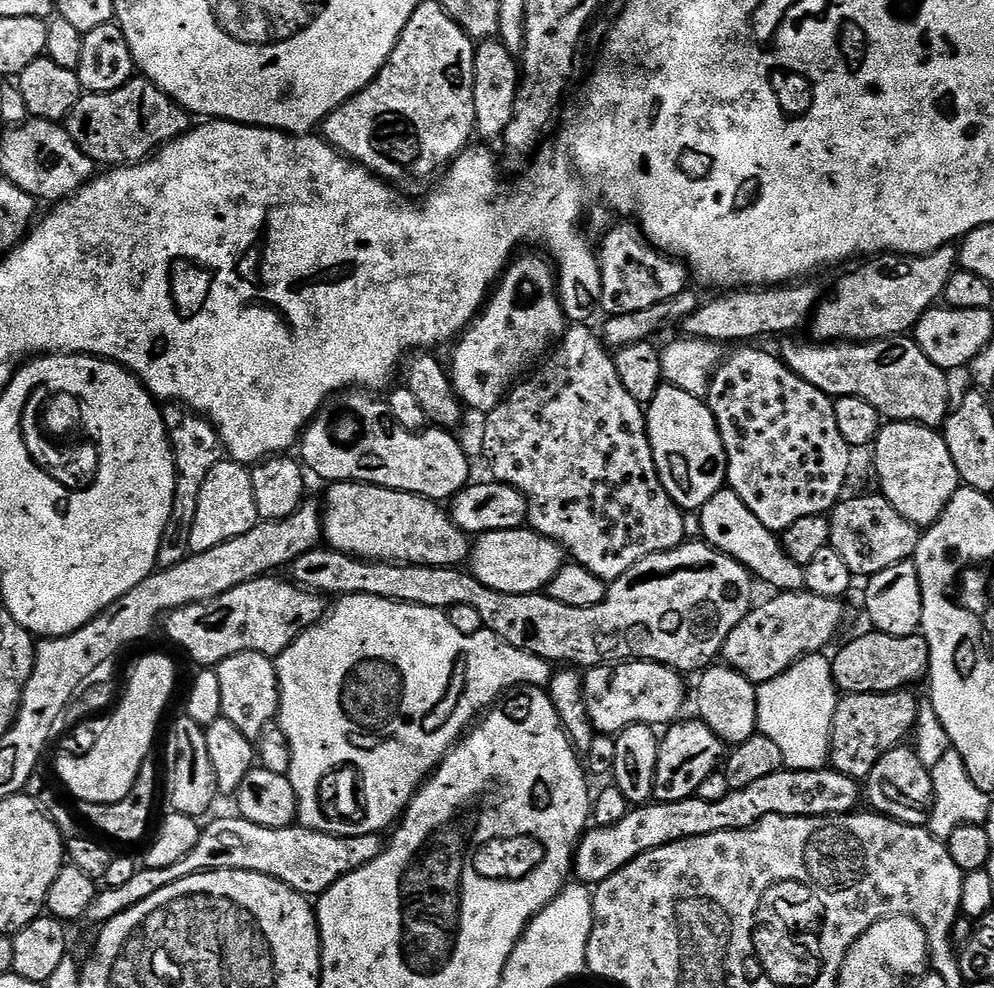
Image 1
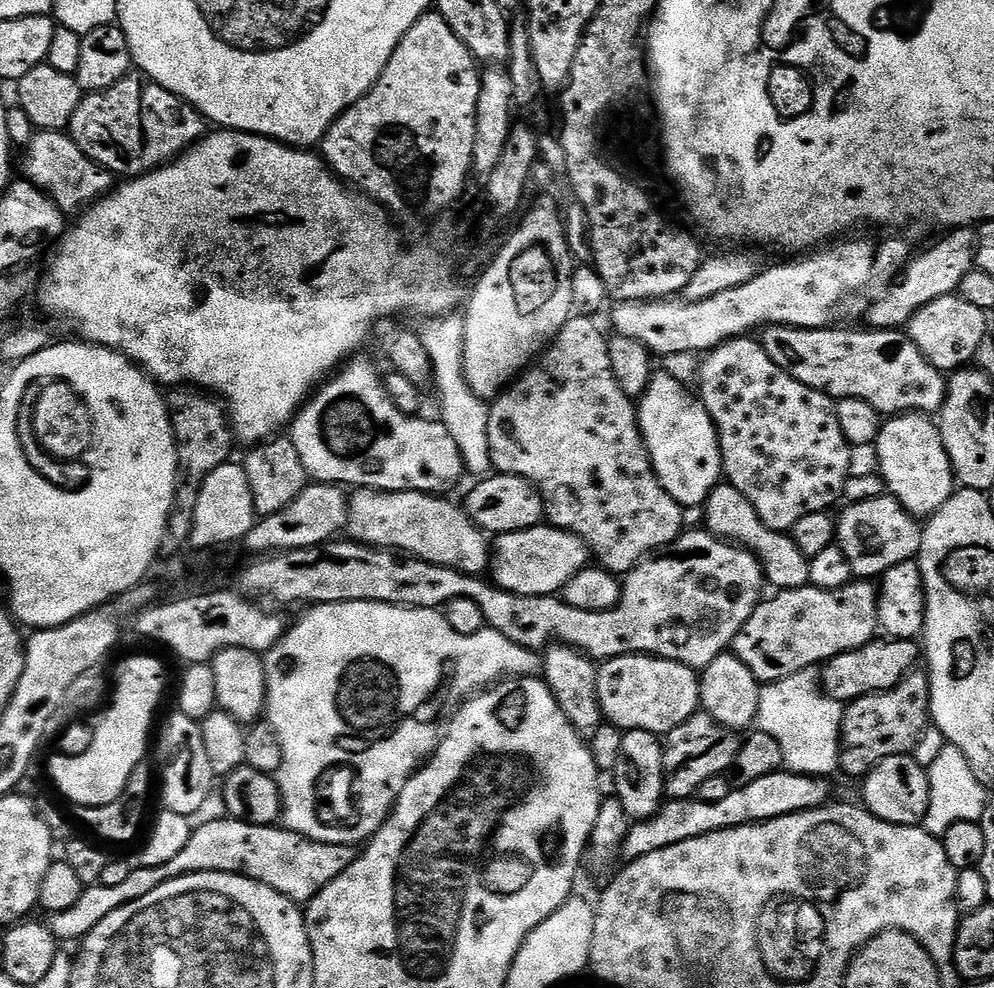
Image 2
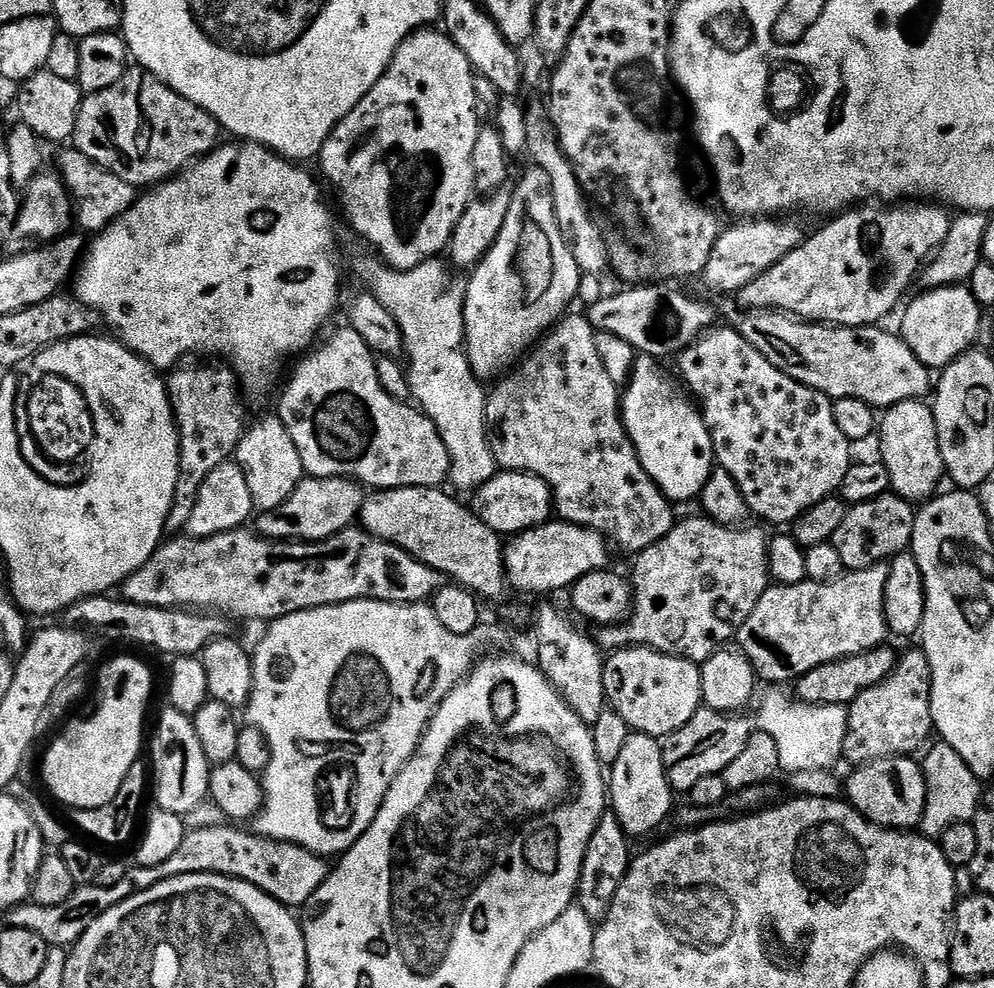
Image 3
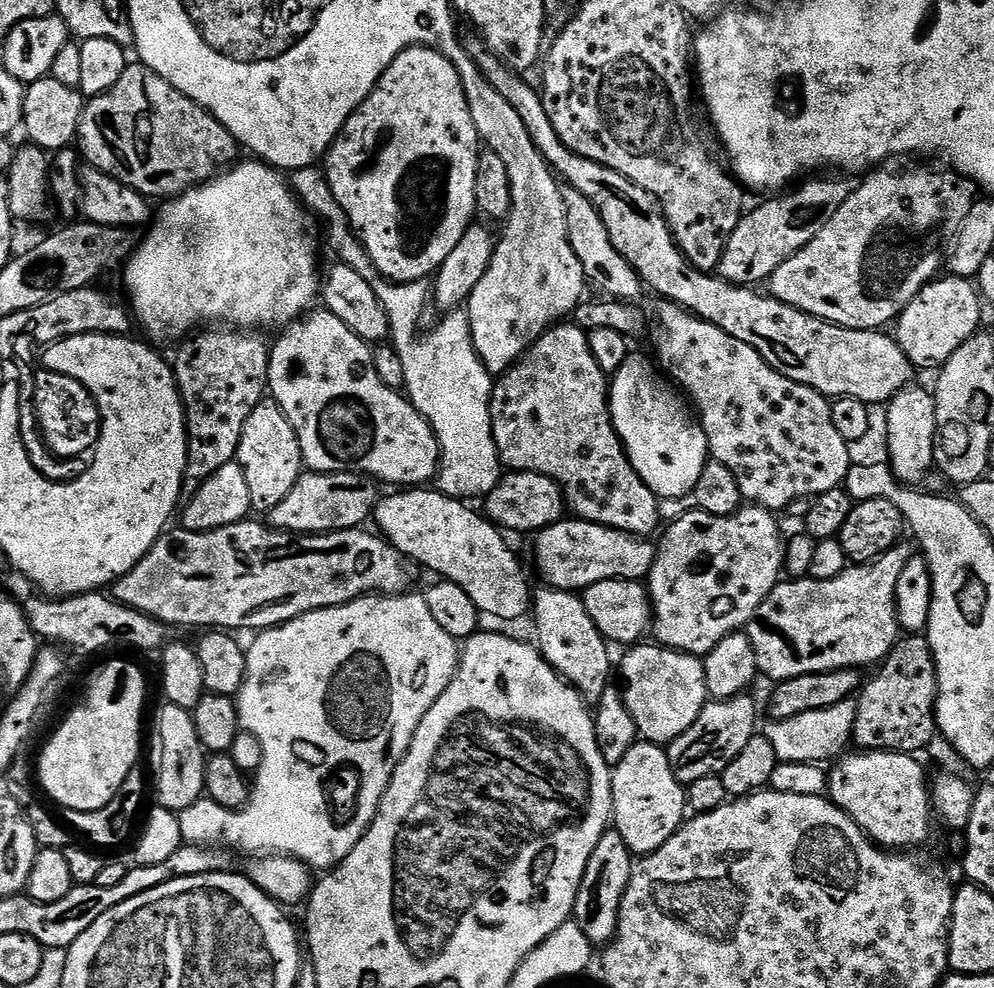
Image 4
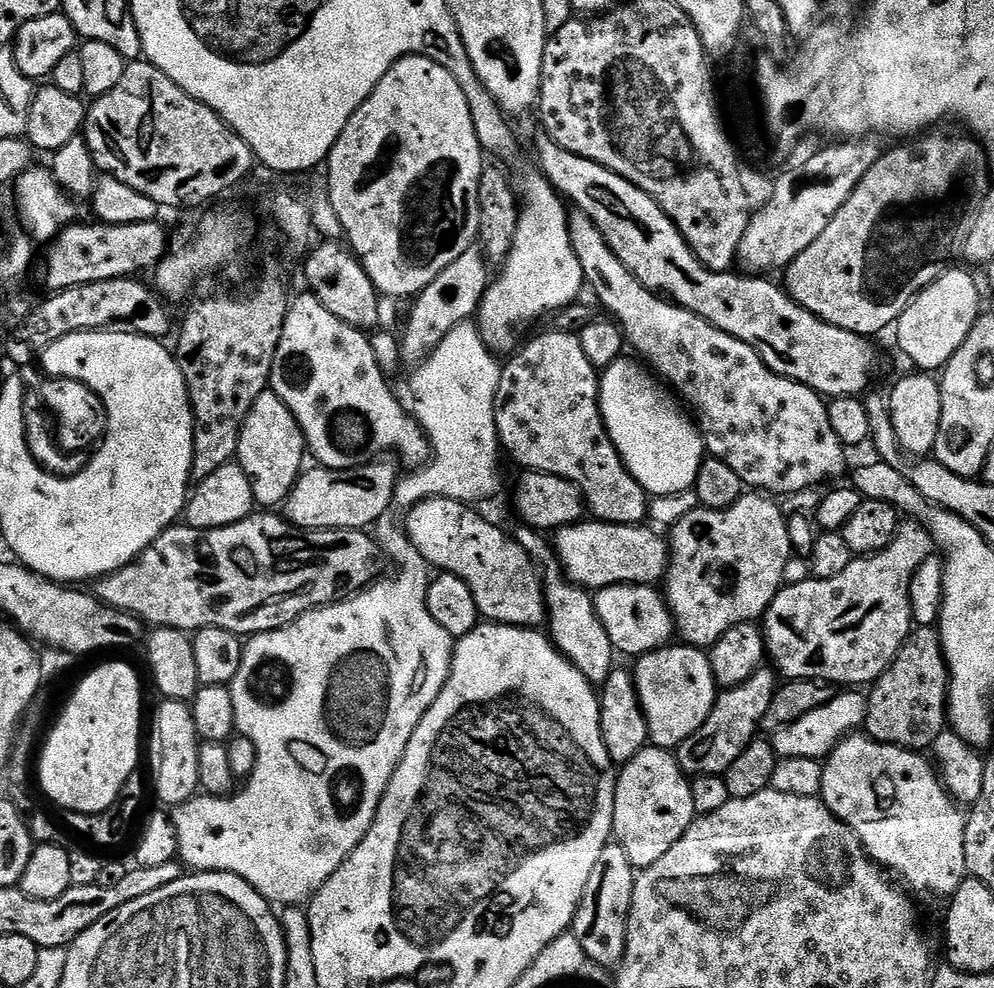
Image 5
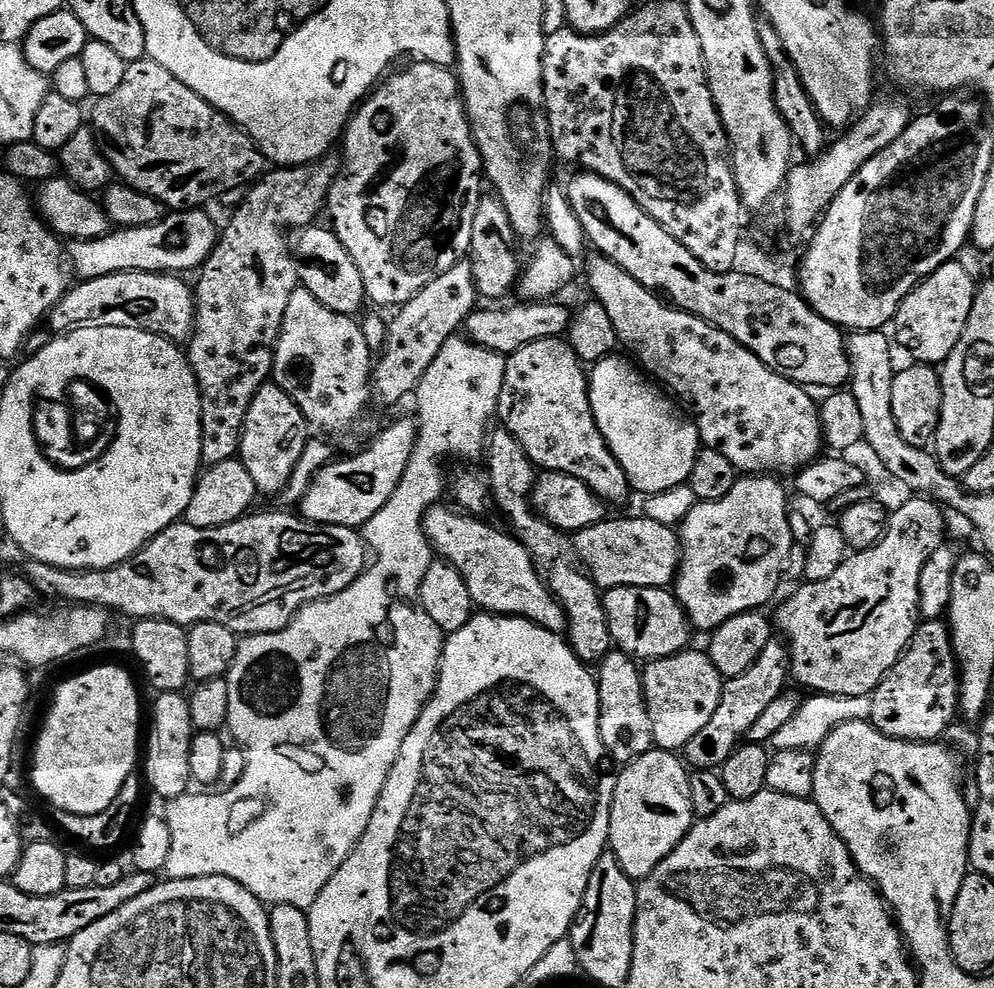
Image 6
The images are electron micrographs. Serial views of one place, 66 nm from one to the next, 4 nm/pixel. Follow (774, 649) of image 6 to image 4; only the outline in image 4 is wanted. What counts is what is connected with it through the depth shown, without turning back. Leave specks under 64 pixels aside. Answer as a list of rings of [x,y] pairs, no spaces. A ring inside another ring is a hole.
[[[745,694],[735,696],[733,700],[712,700],[705,704],[694,726],[667,745],[668,761],[674,770],[674,778],[678,778],[680,784],[687,786],[698,782],[698,778],[718,776],[725,766],[738,758],[738,754],[742,754],[746,742],[750,742],[750,738],[758,732],[756,704],[750,697]]]

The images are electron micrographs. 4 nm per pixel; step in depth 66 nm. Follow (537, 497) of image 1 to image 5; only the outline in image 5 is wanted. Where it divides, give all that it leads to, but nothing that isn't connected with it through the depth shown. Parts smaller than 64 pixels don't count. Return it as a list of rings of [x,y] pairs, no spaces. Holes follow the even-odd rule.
[[[547,331],[534,337],[524,349],[521,347],[511,357],[513,360],[501,367],[498,394],[494,402],[496,433],[501,449],[507,455],[509,452],[513,462],[521,464],[521,469],[554,474],[572,481],[579,488],[587,511],[595,519],[605,520],[607,524],[644,524],[650,497],[630,474],[630,470],[626,470],[614,442],[608,436],[600,413],[598,369],[592,365],[590,358],[586,358],[580,337],[575,331]]]

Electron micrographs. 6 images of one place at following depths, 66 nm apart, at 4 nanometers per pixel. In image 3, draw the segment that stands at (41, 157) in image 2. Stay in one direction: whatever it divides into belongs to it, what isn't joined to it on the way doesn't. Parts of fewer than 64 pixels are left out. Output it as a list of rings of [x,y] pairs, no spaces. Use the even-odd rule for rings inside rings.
[[[75,146],[65,147],[64,150],[65,152],[60,156],[58,171],[64,179],[64,185],[72,193],[75,223],[81,233],[99,234],[126,210],[132,208],[138,190],[130,182],[122,182],[118,174],[110,174],[102,166],[98,166],[98,162],[86,158],[86,154],[82,154]]]

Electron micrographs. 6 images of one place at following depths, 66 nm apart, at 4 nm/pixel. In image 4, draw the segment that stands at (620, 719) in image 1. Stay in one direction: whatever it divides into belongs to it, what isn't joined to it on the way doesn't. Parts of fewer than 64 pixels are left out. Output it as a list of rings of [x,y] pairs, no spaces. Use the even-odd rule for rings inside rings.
[[[641,642],[629,647],[624,656],[624,661],[619,661],[618,676],[624,679],[622,695],[626,702],[626,710],[630,710],[630,718],[634,718],[637,733],[647,743],[667,746],[674,738],[686,734],[690,726],[702,714],[704,705],[709,703],[710,697],[706,690],[706,674],[704,662],[699,656],[692,656],[689,652],[676,652],[673,648],[663,647],[655,642]]]

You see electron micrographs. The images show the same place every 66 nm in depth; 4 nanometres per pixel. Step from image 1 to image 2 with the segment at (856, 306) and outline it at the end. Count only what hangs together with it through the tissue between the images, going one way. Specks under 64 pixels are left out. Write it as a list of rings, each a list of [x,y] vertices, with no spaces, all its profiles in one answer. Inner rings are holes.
[[[971,227],[954,228],[947,233],[945,240],[940,240],[933,246],[929,252],[924,252],[921,256],[913,255],[908,263],[904,265],[902,275],[895,281],[896,284],[889,290],[888,296],[880,296],[868,308],[868,324],[867,327],[872,330],[900,330],[907,325],[908,319],[915,312],[922,310],[922,306],[926,306],[930,302],[934,302],[934,298],[942,298],[943,296],[953,295],[959,289],[962,278],[966,278],[966,274],[970,274],[970,270],[976,262],[976,237],[977,233]]]

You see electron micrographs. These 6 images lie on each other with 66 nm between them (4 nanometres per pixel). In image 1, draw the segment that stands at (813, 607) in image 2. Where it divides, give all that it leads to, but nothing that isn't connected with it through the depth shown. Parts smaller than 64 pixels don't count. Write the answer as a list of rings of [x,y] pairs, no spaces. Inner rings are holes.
[[[807,590],[781,591],[765,604],[757,603],[752,611],[730,630],[724,643],[722,660],[754,685],[765,684],[790,670],[804,656],[820,654],[844,624],[843,599],[831,600]]]

